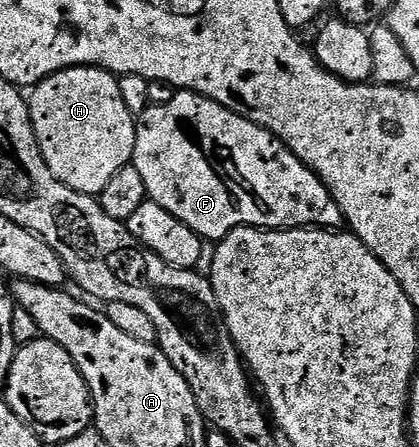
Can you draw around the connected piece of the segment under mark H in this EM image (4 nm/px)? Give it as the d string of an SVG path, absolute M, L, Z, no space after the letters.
M101 67L57 71L29 92L28 102L40 153L64 185L98 197L120 169L131 166L138 132L136 119L120 97L118 79L109 71Z

